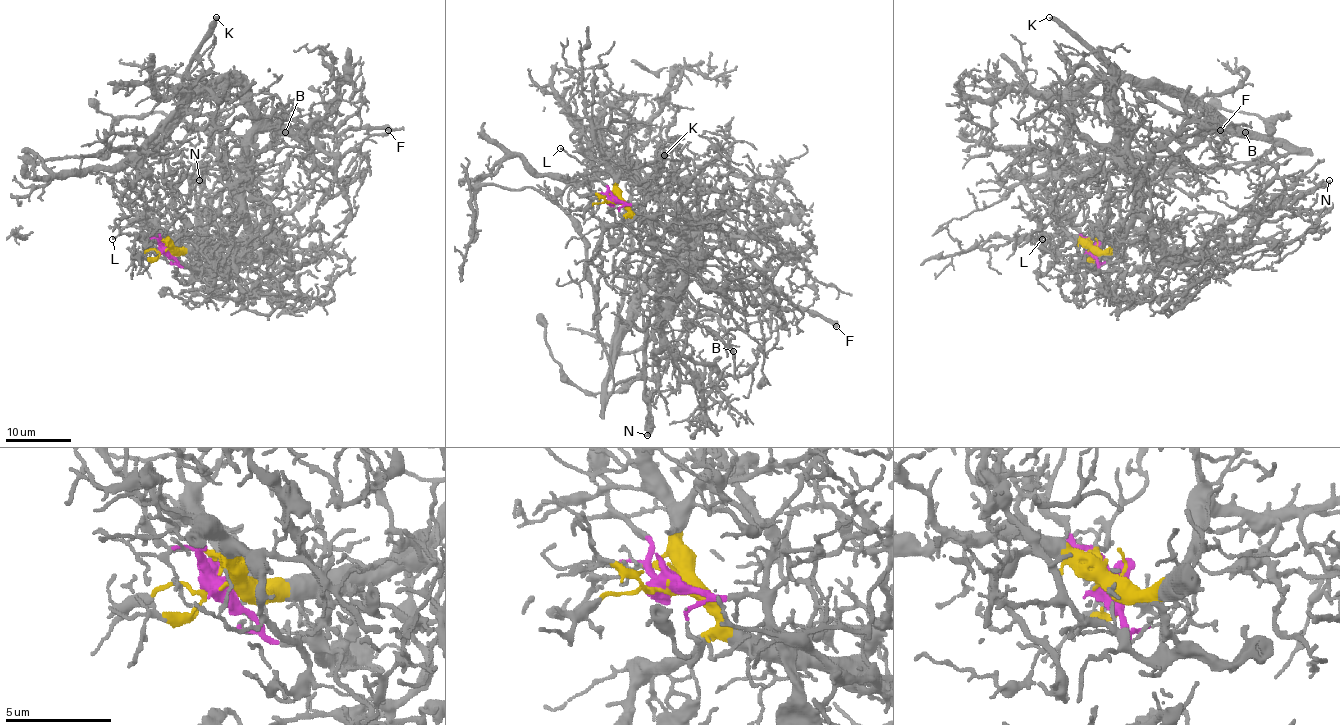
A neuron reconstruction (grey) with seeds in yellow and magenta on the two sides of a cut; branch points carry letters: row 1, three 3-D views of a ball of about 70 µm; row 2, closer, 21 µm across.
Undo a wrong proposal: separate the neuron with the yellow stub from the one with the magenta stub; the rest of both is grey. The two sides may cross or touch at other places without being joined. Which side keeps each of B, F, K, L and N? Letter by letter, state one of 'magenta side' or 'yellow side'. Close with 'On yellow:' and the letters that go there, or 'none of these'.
B: yellow side
F: yellow side
K: yellow side
L: yellow side
N: magenta side
On yellow: B, F, K, L

